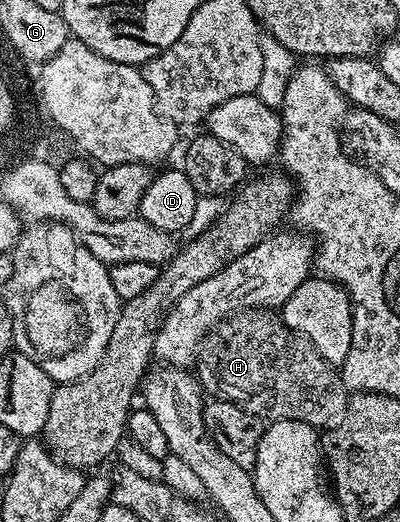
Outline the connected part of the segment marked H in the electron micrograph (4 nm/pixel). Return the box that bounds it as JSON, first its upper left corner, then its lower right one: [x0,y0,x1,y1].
[195,308,351,430]

